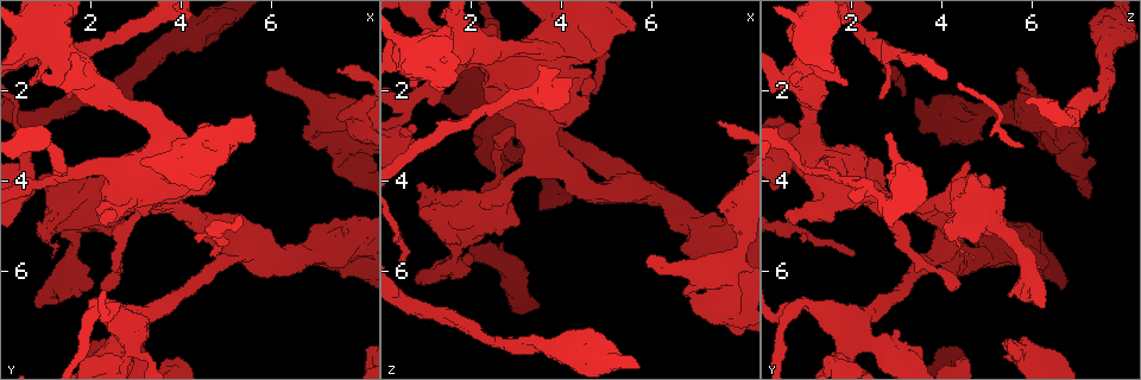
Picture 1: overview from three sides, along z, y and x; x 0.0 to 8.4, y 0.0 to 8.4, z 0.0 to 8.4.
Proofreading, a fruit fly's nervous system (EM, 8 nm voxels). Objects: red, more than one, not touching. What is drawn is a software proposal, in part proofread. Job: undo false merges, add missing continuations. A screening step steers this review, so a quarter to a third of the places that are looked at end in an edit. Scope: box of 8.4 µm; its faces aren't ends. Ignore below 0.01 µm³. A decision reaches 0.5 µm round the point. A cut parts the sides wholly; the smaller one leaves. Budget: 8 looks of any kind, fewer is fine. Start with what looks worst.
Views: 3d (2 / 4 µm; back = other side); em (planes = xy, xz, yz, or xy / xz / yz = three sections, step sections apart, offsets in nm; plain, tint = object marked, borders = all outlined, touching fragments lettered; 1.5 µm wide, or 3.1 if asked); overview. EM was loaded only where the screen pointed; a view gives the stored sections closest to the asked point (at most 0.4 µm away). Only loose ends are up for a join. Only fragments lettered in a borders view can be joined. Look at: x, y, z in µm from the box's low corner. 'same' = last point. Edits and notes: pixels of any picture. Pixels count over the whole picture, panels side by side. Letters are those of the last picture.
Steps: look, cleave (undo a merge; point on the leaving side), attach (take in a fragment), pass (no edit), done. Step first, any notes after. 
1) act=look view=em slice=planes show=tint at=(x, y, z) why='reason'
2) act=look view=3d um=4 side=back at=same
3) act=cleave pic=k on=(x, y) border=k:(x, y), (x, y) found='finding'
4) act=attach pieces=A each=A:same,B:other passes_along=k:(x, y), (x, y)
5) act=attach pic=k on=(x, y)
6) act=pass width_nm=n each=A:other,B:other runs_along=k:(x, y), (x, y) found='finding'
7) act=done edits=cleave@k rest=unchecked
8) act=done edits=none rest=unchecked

act=look view=3d um=2 at=(1.55, 3.85, 1.60) why='abrupt turn'

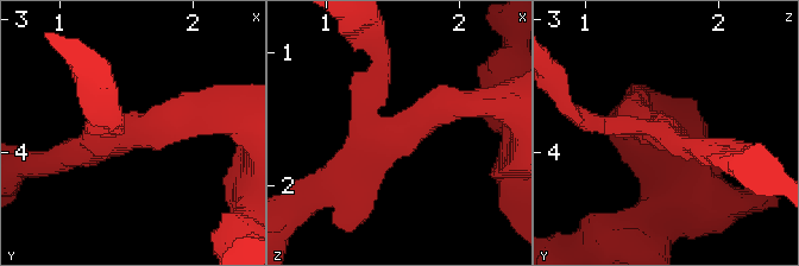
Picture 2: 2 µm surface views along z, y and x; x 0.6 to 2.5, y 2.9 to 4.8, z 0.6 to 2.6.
act=look view=em slice=planes show=borders at=(1.52, 3.80, 1.56) arms=3

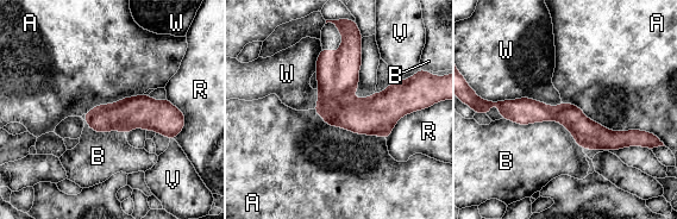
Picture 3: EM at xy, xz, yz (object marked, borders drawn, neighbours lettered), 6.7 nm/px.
act=pass width_nm=220 each=A:other,B:other,R:other,V:other,W:other runs_along=3:(501, 106), (630, 135) found='one neuron here'

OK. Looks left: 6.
act=look view=em slice=planes show=borders at=(7.90, 3.70, 7.05) why='two arms in line, one across'

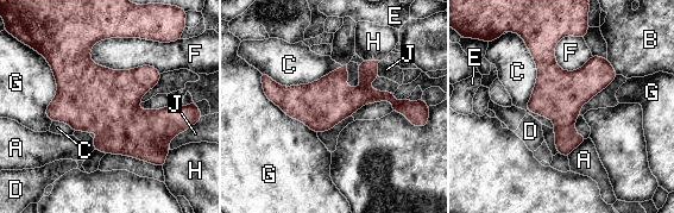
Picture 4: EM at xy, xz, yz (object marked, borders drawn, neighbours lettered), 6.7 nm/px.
act=pass width_nm=320 each=A:other,B:other,C:other,D:other,E:other,F:other,G:other,H:other,J:other runs_along=4:(268, 88), (403, 102) found='all the same neuron'

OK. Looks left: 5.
act=look view=3d um=2 at=(6.00, 1.60, 5.70) why='branch stops here'

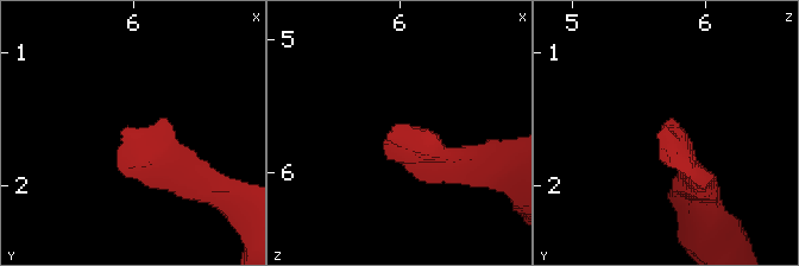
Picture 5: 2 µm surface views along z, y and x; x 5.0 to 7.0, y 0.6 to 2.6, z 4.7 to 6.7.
act=look view=em slice=planes show=tint at=(5.96, 1.54, 5.68) why='now the EM'

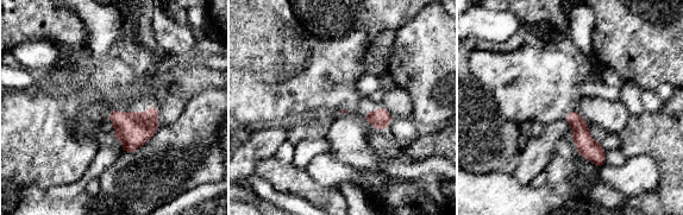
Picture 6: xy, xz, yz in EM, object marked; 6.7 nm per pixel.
act=look view=em slice=planes show=borders at=same why='see the neighbours'

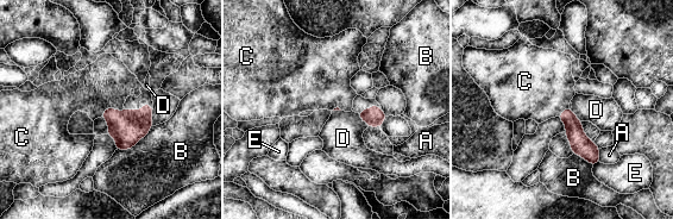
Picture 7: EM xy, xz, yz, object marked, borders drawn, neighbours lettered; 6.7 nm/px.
act=attach pieces=C each=A:other,B:other,C:same,D:other,E:other found='it goes on there'

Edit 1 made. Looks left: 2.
act=done edits=attach@7 rest=unchecked

